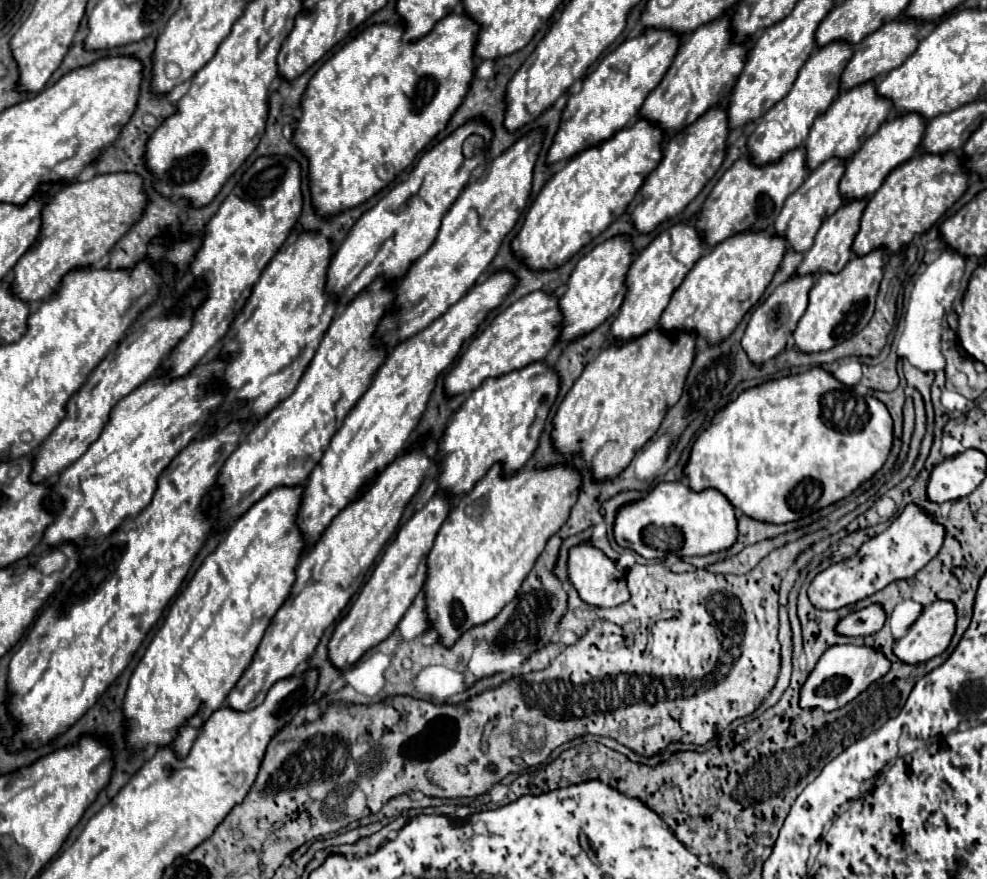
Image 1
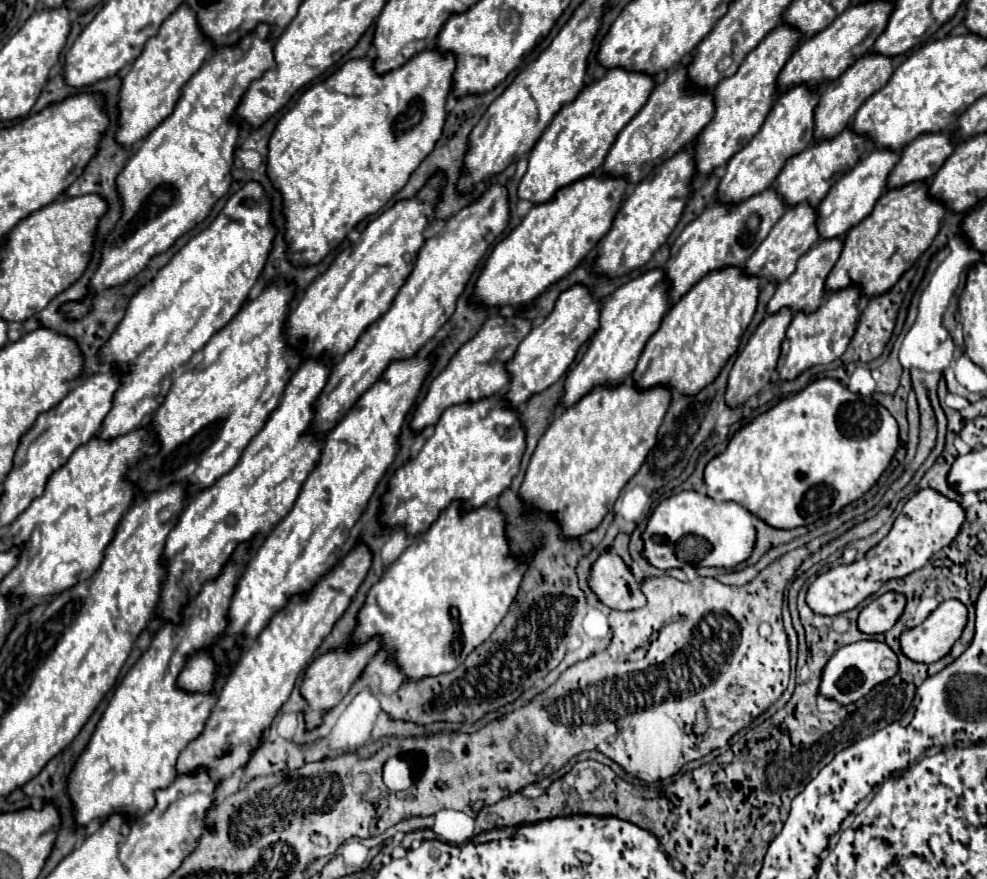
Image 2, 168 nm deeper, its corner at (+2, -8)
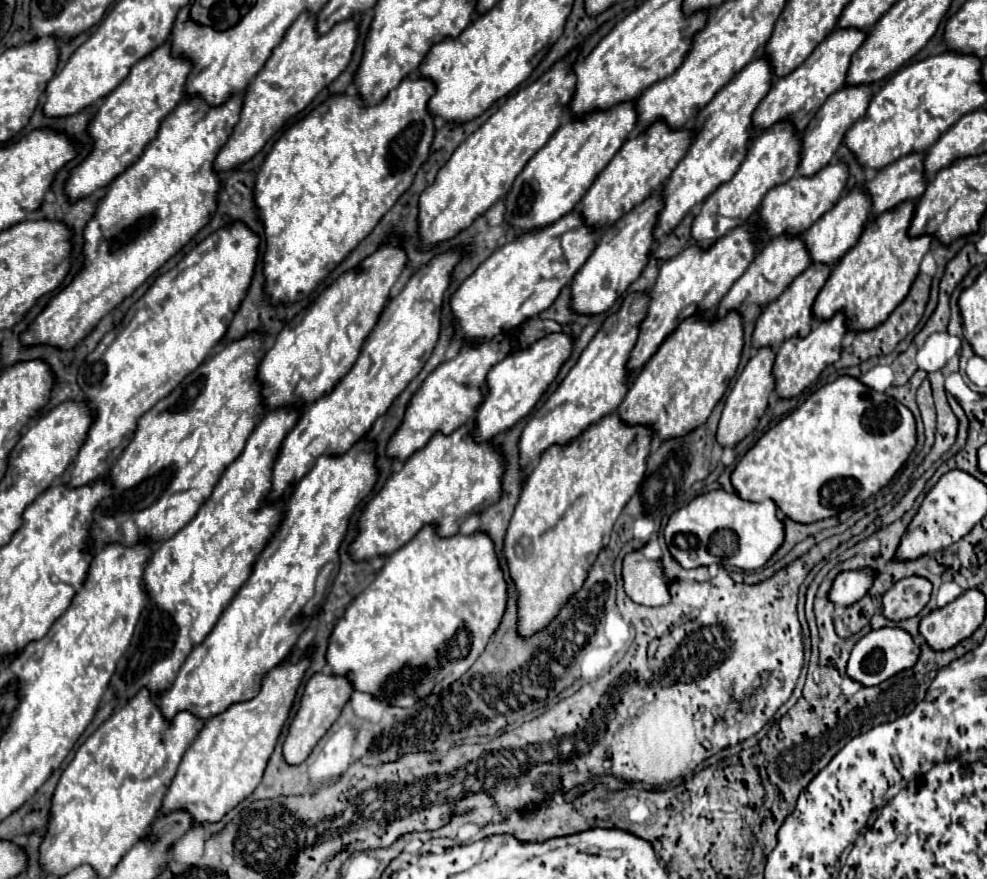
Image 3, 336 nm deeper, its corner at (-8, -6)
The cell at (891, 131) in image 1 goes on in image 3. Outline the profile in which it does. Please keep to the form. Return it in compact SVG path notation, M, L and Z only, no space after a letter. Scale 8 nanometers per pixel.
M851 189L845 197L841 197L835 203L831 211L827 211L819 221L815 221L815 225L811 225L811 229L807 229L805 233L805 245L807 245L811 263L815 265L825 263L833 267L833 263L837 263L859 241L865 221L869 217L869 209L871 209L869 195L863 189Z

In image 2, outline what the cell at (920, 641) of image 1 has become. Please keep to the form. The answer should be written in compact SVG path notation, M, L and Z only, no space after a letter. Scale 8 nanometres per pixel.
M949 599L949 601L943 601L939 603L939 607L915 629L909 629L905 633L901 633L901 651L911 659L911 661L917 661L917 663L935 663L939 661L941 657L945 657L953 643L959 639L963 627L967 623L967 609L961 601L957 599Z

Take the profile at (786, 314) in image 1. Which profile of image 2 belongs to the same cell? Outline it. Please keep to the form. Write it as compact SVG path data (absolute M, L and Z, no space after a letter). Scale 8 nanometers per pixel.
M783 307L779 309L777 313L773 315L767 315L759 325L757 329L753 331L751 339L747 341L745 349L739 353L739 357L735 359L733 367L731 367L731 373L729 373L729 385L727 385L727 399L729 399L729 405L735 407L743 401L747 401L751 395L755 395L763 385L769 383L775 367L777 367L777 359L781 355L781 343L785 339L785 331L789 327L793 319L793 311L789 307Z

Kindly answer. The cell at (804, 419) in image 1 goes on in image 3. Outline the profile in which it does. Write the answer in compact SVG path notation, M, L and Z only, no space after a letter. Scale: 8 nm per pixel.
M839 377L815 391L801 407L771 427L735 467L731 481L747 501L773 499L777 507L799 523L815 523L839 515L845 507L863 503L883 489L901 469L915 447L913 413L885 393L877 393L855 377Z

